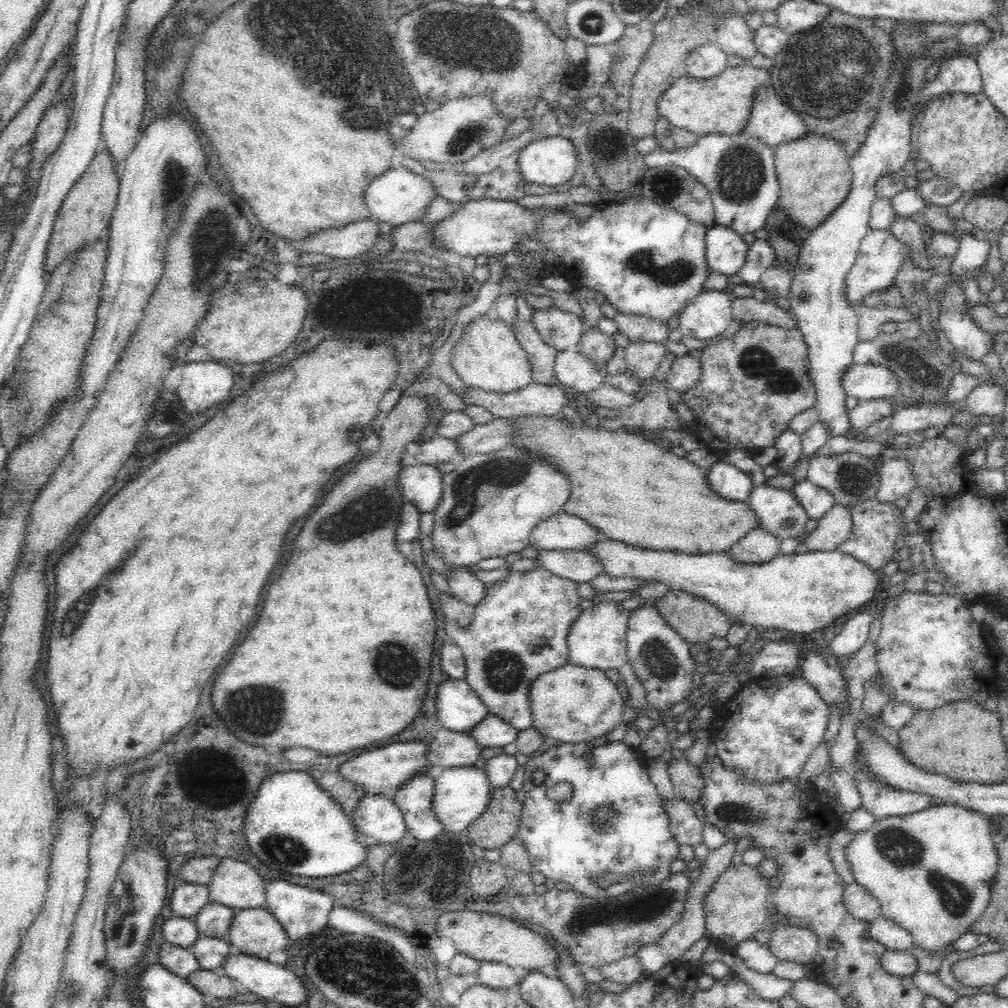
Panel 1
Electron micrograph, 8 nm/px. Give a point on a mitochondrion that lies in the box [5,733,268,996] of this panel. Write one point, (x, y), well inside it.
(117, 926)

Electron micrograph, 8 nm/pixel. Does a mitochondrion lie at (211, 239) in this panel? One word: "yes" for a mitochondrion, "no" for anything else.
yes

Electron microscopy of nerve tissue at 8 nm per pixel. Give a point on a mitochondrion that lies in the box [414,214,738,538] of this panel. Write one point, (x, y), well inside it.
(504, 472)

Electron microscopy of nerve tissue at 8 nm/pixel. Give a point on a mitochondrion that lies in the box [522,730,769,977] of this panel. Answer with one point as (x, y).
(644, 907)

